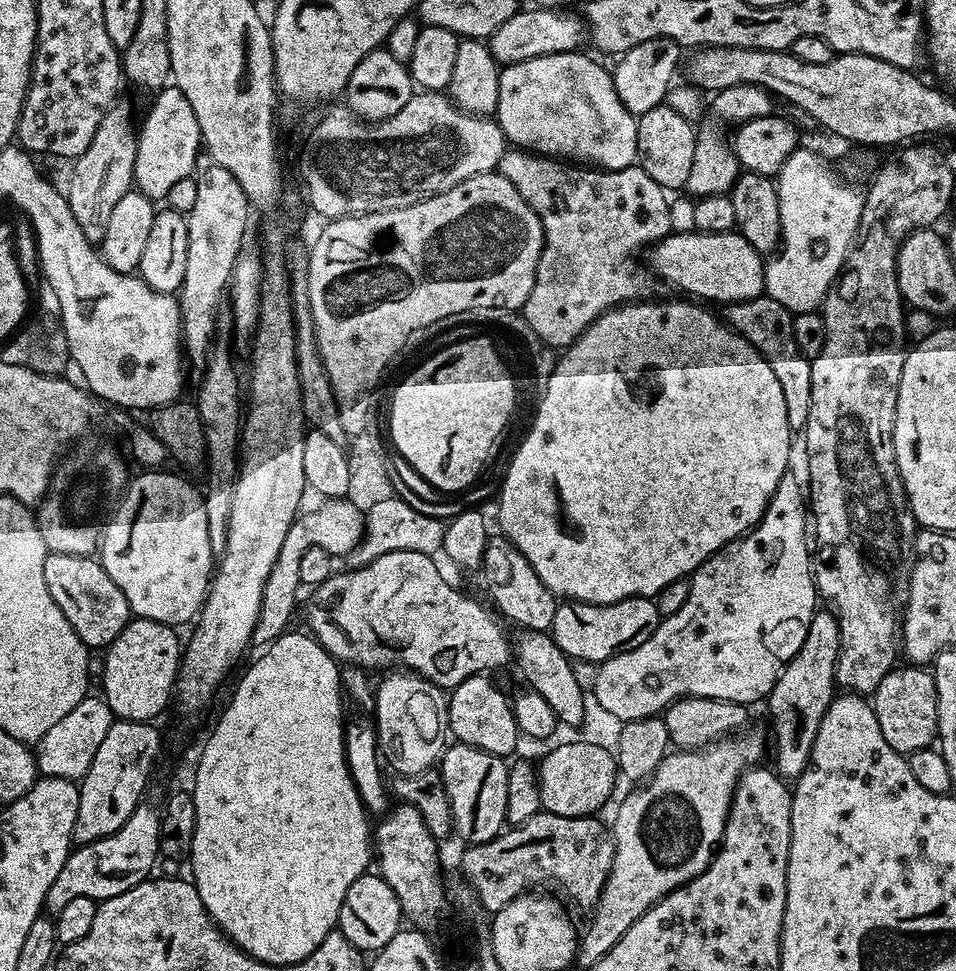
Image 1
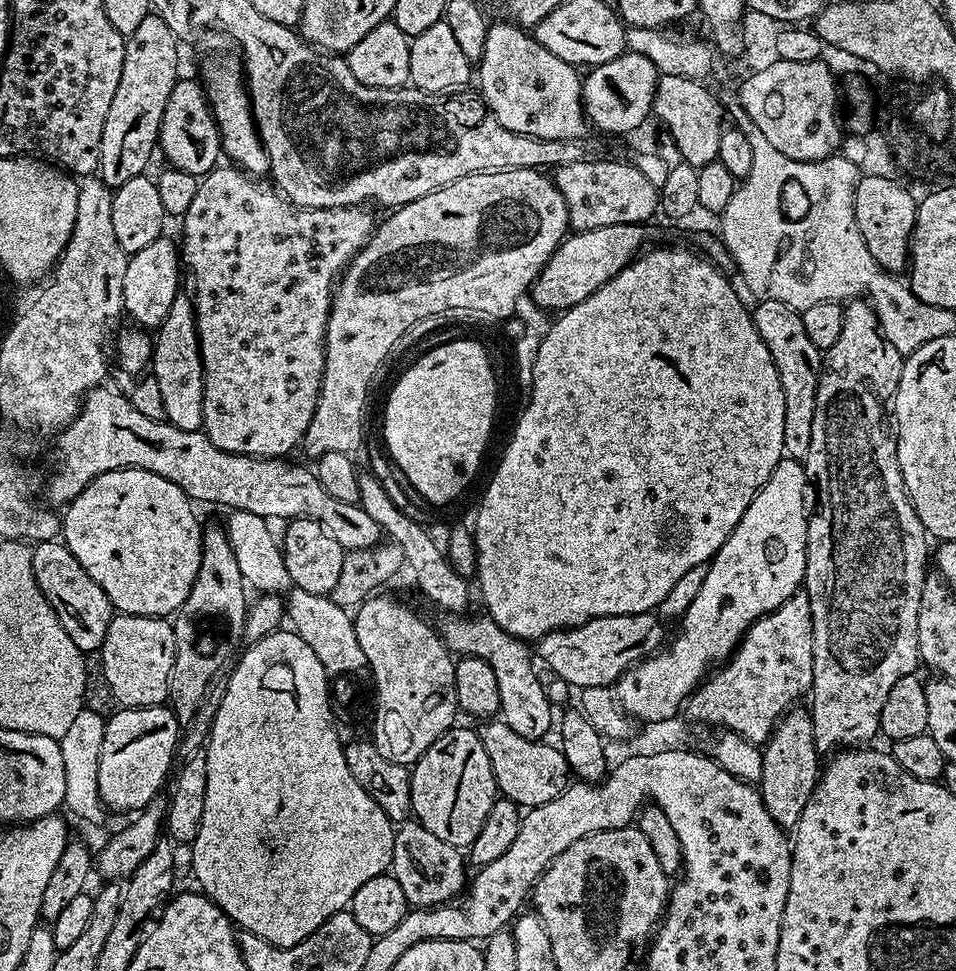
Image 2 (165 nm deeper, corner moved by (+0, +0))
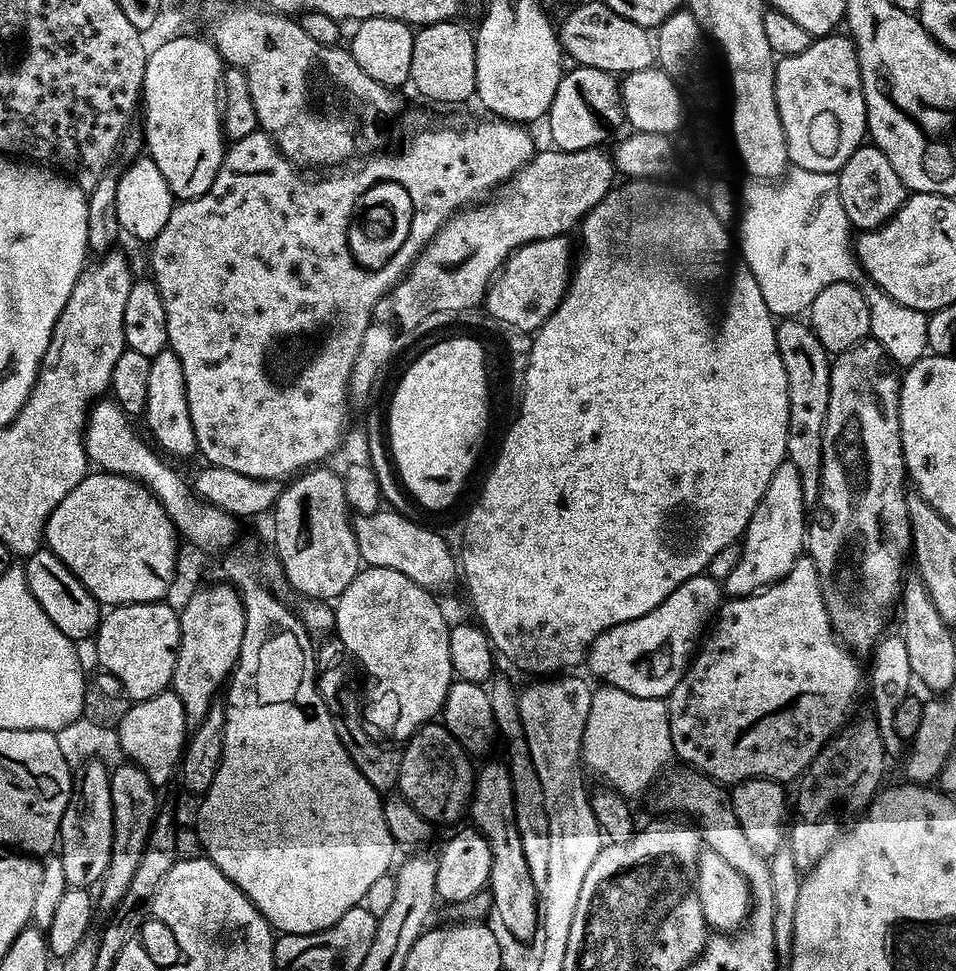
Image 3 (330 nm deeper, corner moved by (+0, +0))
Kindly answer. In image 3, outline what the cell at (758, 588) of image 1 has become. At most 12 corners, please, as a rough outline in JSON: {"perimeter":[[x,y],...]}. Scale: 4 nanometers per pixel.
{"perimeter":[[798,466],[774,470],[722,581],[729,597],[778,582],[806,548]]}

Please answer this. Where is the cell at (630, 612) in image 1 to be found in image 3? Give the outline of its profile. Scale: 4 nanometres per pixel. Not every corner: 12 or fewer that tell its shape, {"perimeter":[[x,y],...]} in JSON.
{"perimeter":[[721,581],[678,586],[598,634],[586,657],[609,688],[664,700],[719,612]]}

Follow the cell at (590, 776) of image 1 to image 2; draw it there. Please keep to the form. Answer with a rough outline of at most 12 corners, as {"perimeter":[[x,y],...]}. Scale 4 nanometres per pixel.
{"perimeter":[[479,729],[496,790],[527,810],[570,783],[555,743]]}

